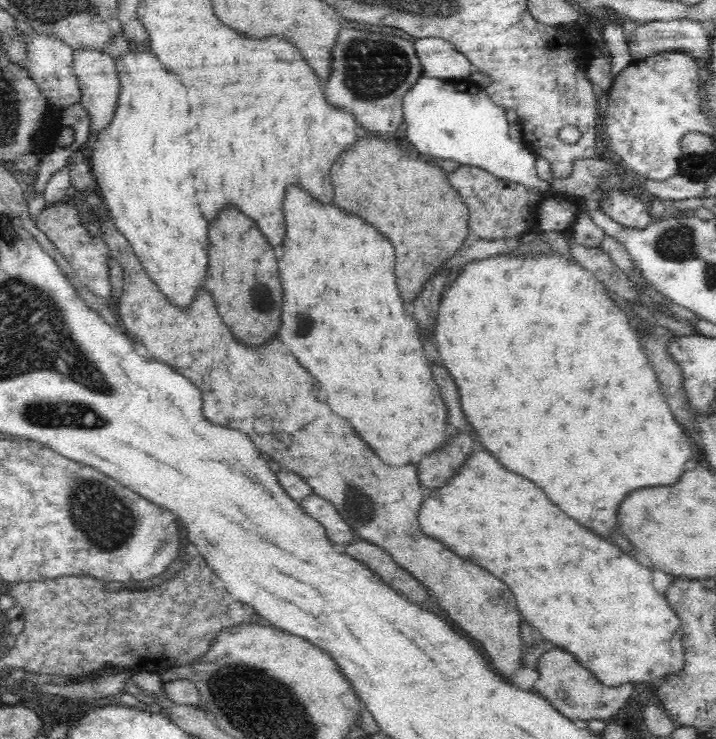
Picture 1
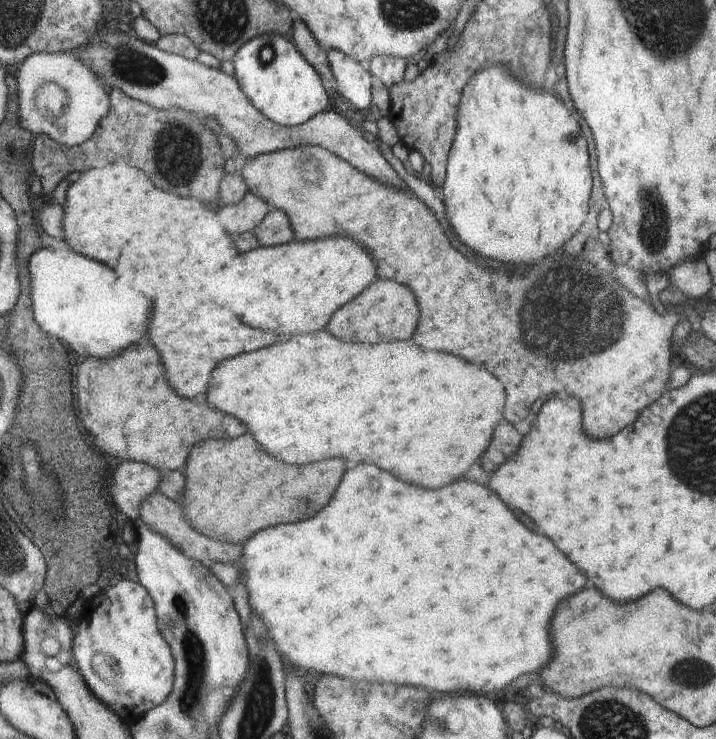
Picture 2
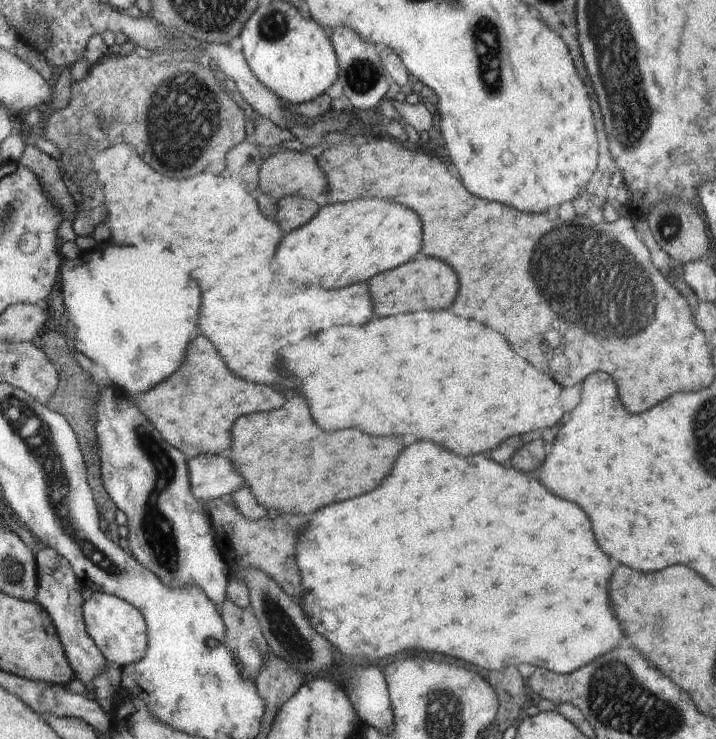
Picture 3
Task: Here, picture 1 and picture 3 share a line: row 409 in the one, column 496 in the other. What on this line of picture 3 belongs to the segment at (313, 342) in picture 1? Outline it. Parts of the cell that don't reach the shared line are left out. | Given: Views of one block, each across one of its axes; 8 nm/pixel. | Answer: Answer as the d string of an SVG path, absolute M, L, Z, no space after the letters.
M450 310L374 318L364 326L334 326L288 346L282 350L282 358L286 358L286 370L296 378L298 392L302 378L302 396L310 400L312 418L322 430L358 428L378 436L414 434L470 456L494 450L508 436L552 428L564 416L564 408L558 404L560 384L520 360L496 330L476 320L464 320Z

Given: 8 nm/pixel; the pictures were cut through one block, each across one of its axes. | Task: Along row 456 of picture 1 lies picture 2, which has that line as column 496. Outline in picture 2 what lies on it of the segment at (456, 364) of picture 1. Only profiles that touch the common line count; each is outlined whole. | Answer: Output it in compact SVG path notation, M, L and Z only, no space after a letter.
M356 466L354 470L348 470L344 476L342 476L342 482L338 484L336 492L334 492L334 498L330 500L330 504L318 512L314 518L306 520L306 522L298 522L298 524L284 524L284 526L276 526L276 528L268 528L264 532L258 532L256 536L251 536L244 544L242 544L241 557L236 565L239 570L239 580L242 578L244 586L248 591L248 604L250 605L251 612L256 617L262 618L264 624L268 624L268 634L272 642L275 644L275 651L281 656L283 662L288 663L294 669L302 669L306 673L314 672L314 674L330 675L331 677L342 677L343 679L350 679L353 681L366 681L369 683L392 683L395 685L408 685L413 687L420 687L423 689L434 690L436 695L451 696L454 694L474 694L475 692L498 692L502 690L508 684L512 684L518 676L524 676L528 672L536 672L540 670L552 656L552 646L550 646L550 638L548 638L548 622L552 618L552 612L556 608L558 602L562 602L562 598L578 592L584 584L586 584L586 576L580 574L576 570L576 566L542 534L536 534L536 532L530 532L506 506L504 502L488 488L484 486L478 486L478 484L472 484L472 482L464 482L464 480L458 480L442 490L422 490L422 488L416 488L416 486L410 486L410 484L404 484L402 480L394 478L392 474L376 468L376 466Z

